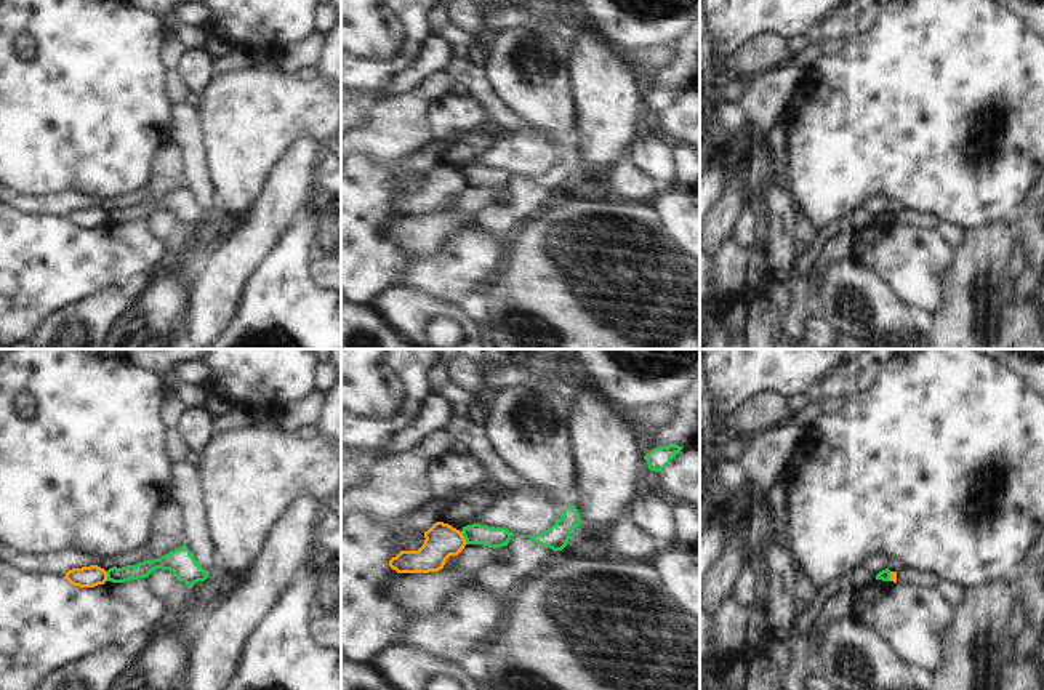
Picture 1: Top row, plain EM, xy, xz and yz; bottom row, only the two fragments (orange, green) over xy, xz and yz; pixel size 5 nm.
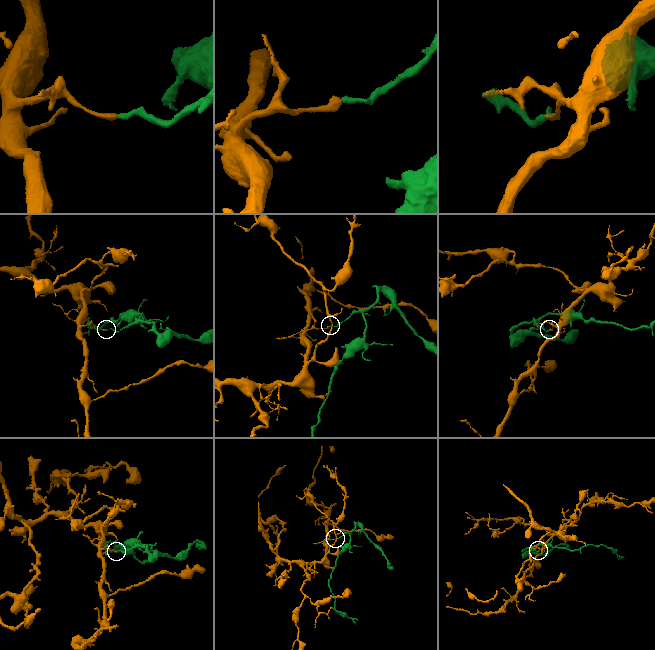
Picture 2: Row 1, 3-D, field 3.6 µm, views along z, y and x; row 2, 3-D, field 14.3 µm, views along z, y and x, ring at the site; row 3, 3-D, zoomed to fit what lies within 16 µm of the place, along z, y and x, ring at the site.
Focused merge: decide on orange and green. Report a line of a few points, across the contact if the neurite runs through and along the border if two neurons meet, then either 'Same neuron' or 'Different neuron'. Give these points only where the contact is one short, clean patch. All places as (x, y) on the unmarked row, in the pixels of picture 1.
Line: xz (460, 173), (468, 184). Different neuron

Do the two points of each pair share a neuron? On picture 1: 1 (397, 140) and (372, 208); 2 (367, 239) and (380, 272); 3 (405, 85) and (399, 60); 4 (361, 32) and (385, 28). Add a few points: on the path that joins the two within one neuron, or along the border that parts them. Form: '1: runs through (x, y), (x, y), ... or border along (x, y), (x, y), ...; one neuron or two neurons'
1: border along (357, 154), (393, 160); two neurons
2: runs through (367, 247), (367, 260), (372, 264); one neuron
3: border along (425, 40), (421, 53), (381, 88); two neurons
4: runs through (367, 29), (378, 29); one neuron

